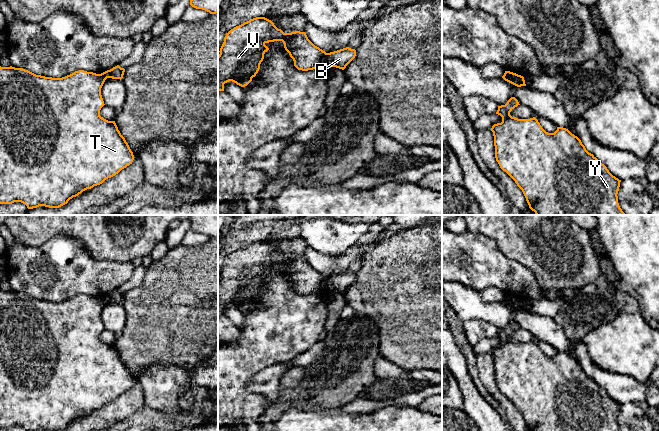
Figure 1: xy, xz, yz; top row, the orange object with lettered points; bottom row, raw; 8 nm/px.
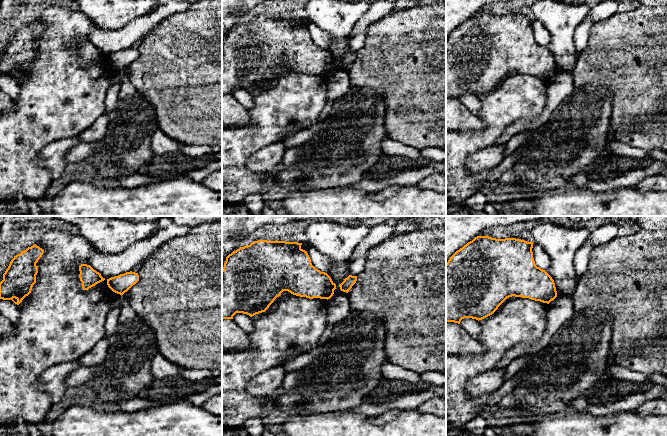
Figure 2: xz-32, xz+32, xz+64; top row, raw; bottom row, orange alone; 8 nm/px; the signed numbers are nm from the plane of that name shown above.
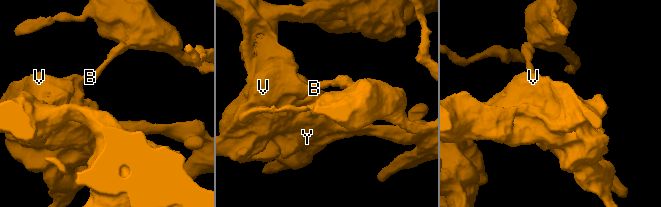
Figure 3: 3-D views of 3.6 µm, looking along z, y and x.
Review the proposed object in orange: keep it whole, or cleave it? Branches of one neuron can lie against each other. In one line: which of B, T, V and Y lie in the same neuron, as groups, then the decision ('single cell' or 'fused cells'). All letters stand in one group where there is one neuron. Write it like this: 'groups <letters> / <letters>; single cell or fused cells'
groups B / T V Y; fused cells

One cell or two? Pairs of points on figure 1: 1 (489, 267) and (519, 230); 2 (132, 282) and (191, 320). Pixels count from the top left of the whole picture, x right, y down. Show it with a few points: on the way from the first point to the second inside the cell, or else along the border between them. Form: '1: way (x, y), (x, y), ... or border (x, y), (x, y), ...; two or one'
1: border (485, 235), (493, 238), (506, 256), (522, 264); two
2: border (146, 269), (143, 280), (125, 293); two

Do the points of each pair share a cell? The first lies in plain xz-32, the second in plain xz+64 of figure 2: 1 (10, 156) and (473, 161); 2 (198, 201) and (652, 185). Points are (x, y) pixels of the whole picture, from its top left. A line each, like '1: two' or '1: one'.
1: two
2: two

